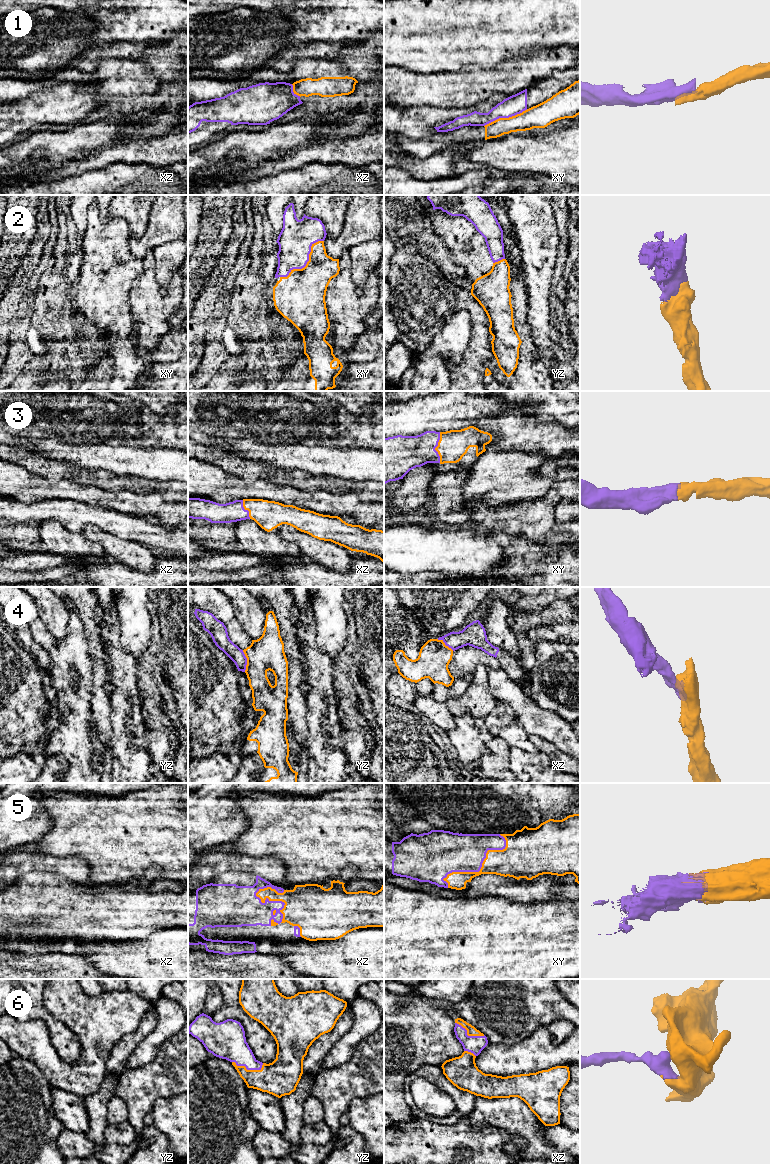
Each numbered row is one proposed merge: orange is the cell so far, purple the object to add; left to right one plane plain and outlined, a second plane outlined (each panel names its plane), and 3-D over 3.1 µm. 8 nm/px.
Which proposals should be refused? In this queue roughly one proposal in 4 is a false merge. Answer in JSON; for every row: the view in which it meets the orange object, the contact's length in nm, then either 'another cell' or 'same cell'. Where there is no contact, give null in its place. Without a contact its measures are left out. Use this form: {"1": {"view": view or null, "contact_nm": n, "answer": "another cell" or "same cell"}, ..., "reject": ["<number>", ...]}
{"1": {"view": "xy", "contact_nm": 380, "answer": "another cell"}, "2": {"view": "xy", "contact_nm": 460, "answer": "same cell"}, "3": {"view": "xy", "contact_nm": 240, "answer": "same cell"}, "4": {"view": "yz", "contact_nm": 180, "answer": "another cell"}, "5": {"view": "xy", "contact_nm": 600, "answer": "same cell"}, "6": {"view": "yz", "contact_nm": 260, "answer": "same cell"}, "reject": ["1", "4"]}

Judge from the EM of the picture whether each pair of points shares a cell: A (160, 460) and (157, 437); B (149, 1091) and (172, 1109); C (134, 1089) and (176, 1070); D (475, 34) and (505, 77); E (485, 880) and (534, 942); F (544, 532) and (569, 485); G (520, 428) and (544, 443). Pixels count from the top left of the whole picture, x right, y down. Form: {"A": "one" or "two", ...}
{"A": "two", "B": "two", "C": "one", "D": "two", "E": "two", "F": "one", "G": "one"}

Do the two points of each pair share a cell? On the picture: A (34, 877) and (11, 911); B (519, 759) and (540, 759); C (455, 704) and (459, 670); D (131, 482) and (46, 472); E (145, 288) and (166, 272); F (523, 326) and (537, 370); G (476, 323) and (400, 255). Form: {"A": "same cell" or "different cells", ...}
{"A": "same cell", "B": "same cell", "C": "different cells", "D": "same cell", "E": "different cells", "F": "same cell", "G": "same cell"}

